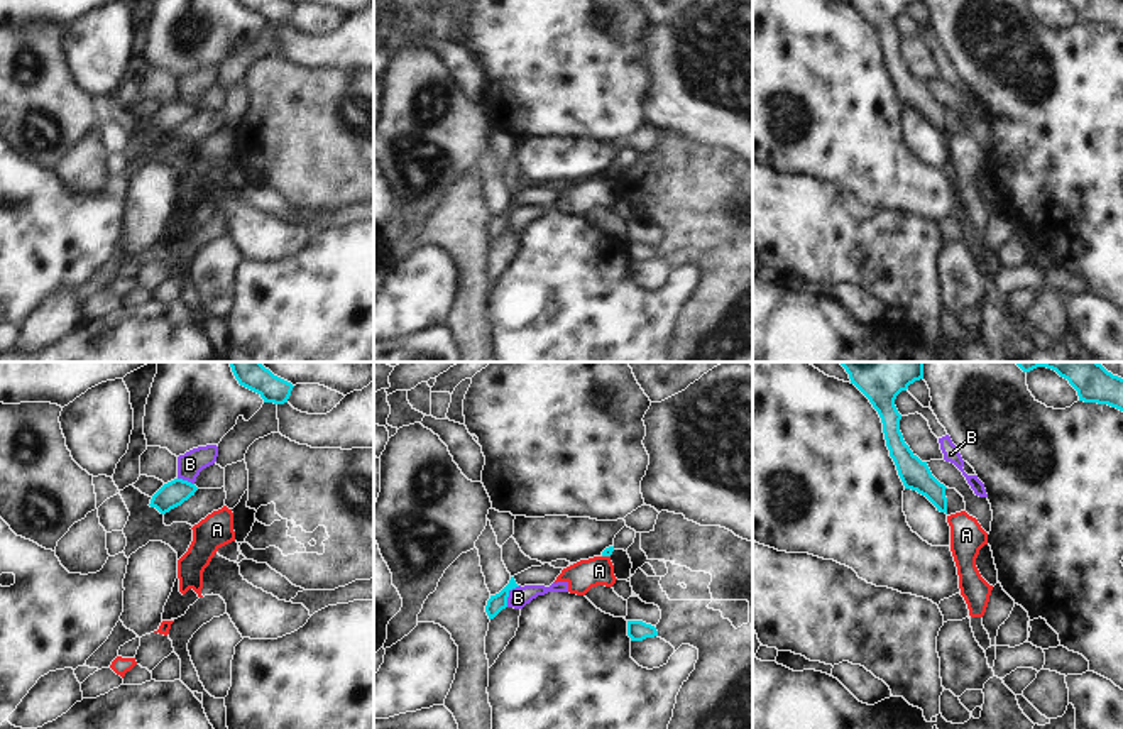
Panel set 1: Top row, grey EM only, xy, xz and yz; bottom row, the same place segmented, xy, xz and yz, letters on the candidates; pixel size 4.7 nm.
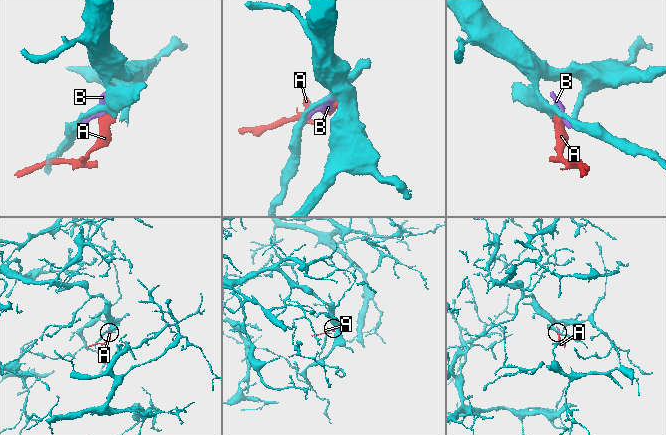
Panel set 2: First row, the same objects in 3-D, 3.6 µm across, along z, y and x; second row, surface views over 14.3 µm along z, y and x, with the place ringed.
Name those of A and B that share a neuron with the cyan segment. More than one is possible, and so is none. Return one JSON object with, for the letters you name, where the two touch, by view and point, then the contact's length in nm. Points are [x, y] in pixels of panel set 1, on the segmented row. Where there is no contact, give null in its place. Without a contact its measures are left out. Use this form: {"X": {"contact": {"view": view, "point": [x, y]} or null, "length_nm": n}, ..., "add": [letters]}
{"add": []}

